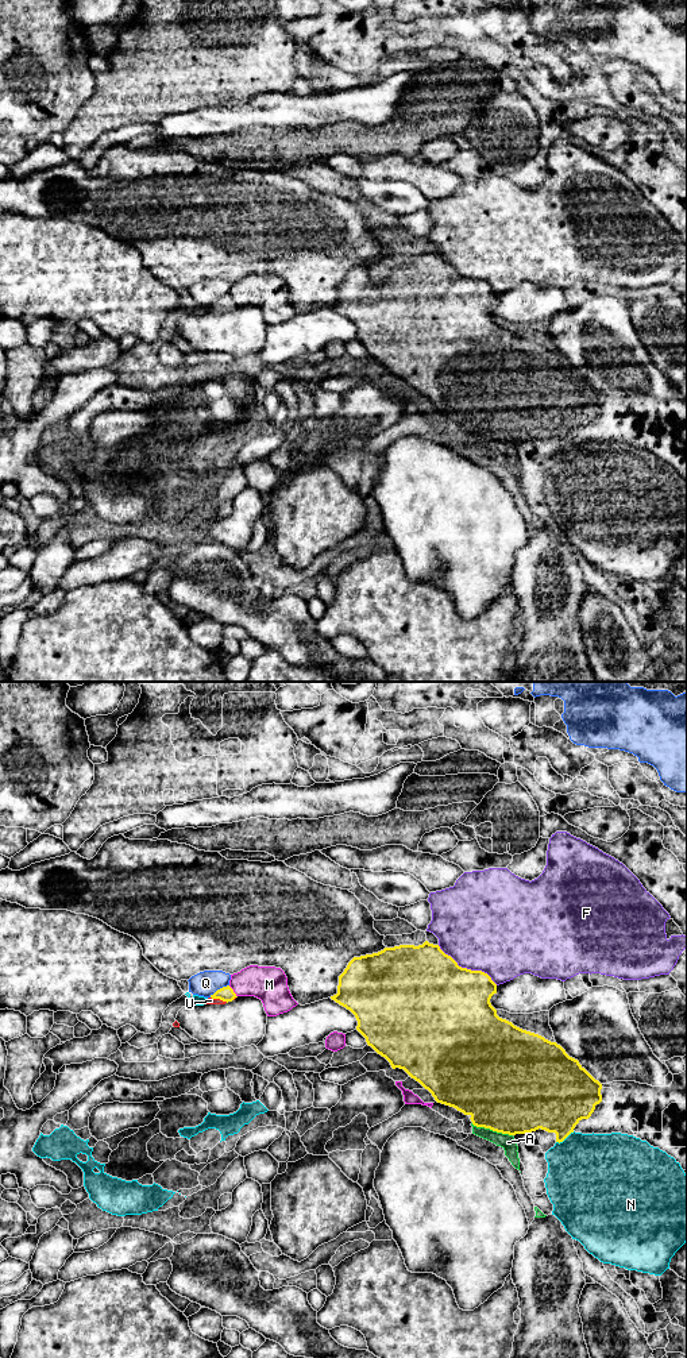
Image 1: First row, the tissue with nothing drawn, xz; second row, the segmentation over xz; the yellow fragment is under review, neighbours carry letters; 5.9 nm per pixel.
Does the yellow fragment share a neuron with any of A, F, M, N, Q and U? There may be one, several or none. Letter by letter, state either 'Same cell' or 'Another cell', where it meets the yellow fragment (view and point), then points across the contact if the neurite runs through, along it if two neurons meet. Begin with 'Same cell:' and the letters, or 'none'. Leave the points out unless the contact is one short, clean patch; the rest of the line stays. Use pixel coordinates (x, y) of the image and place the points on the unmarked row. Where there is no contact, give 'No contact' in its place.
Same cell: U
A: Another cell. Touches yellow at xz (491, 438). Boundary: xz (471, 432), (512, 444)
F: Another cell. Touches yellow at xz (466, 277)
M: Another cell. Touches yellow at xz (232, 300)
N: Another cell. Touches yellow at xz (564, 447)
Q: Another cell. Touches yellow at xz (220, 297)
U: Same cell. Touches yellow at xz (219, 307). Path across: xz (226, 303), (219, 307), (211, 309)

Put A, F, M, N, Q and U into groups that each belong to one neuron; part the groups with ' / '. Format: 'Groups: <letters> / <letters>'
Groups: A M / F / N / Q / U

